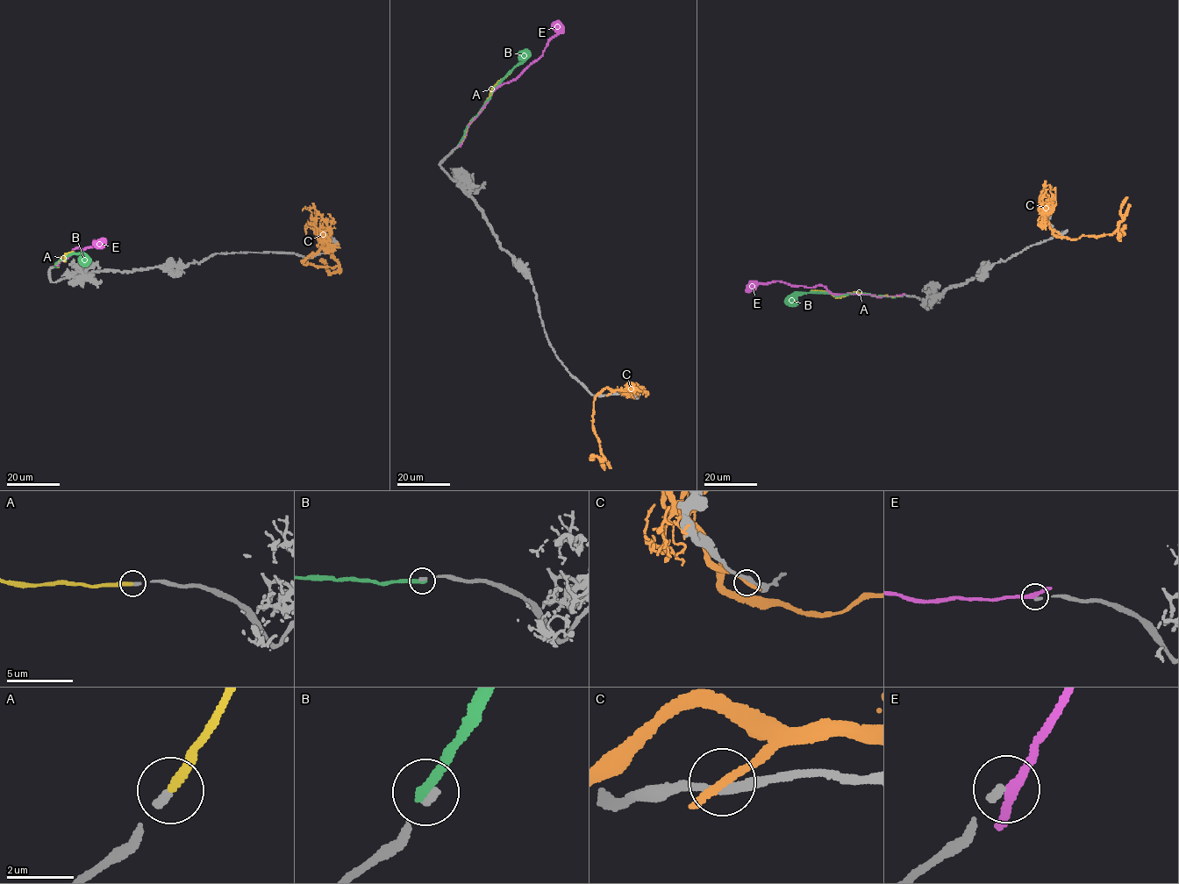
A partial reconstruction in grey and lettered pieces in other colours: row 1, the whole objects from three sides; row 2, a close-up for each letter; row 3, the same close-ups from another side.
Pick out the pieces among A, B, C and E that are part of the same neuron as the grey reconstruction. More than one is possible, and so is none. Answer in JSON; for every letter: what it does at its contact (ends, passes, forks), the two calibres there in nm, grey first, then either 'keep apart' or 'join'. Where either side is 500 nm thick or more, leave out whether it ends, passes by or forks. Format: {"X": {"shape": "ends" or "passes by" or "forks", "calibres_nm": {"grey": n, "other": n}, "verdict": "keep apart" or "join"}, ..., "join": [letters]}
{"A": {"shape": "ends", "calibres_nm": {"grey": 220, "other": 260}, "verdict": "join"}, "B": {"shape": "ends", "calibres_nm": {"grey": 220, "other": 360}, "verdict": "keep apart"}, "C": {"shape": "ends", "calibres_nm": {"grey": 240, "other": 340}, "verdict": "keep apart"}, "E": {"shape": "passes by", "calibres_nm": {"grey": 220, "other": 280}, "verdict": "keep apart"}, "join": ["A"]}

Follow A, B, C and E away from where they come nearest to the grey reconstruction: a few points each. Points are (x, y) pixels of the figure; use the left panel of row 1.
A: (56, 267), (60, 258), (64, 260), (66, 254), (72, 251)
B: (55, 267), (55, 264), (60, 260), (74, 253), (83, 256), (82, 262), (85, 264)
C: (312, 257), (313, 254), (306, 257), (303, 263), (334, 268), (339, 264), (329, 245), (332, 231)
E: (56, 267), (64, 258), (69, 257), (73, 250), (92, 245), (94, 239), (100, 240), (101, 246)

